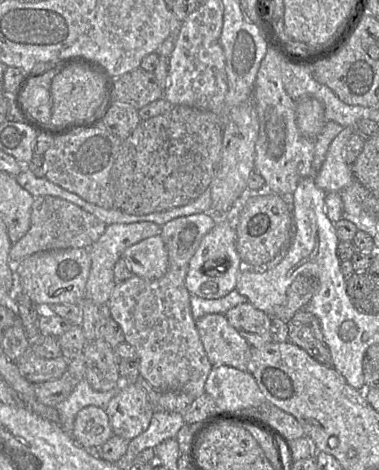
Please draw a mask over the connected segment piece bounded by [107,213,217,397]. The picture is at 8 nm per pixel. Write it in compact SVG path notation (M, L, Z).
M211 213L181 216L165 223L161 226L160 236L168 252L167 272L153 280L132 275L129 279L115 285L108 300L111 319L121 327L125 342L131 345L139 356L140 376L158 392L183 392L192 397L200 397L205 393L205 382L213 366L205 353L196 328L196 321L192 316L191 294L185 286L185 279L191 258L203 237L213 229L216 223L217 217Z

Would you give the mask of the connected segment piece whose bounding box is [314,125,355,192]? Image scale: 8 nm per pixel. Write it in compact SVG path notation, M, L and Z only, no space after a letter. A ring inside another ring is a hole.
M355 125L343 127L330 143L324 162L314 177L315 184L325 192L340 192L354 179L351 165L345 161L345 145L354 133Z

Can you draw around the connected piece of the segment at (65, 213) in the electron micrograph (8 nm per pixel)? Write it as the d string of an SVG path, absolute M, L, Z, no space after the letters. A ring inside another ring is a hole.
M51 195L34 199L30 227L26 234L12 244L9 259L14 262L38 252L73 248L90 248L104 233L106 224L79 206Z

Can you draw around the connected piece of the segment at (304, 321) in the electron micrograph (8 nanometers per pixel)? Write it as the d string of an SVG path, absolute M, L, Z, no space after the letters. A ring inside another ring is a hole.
M300 309L287 323L288 341L306 351L324 366L332 367L332 356L322 332L319 319Z

